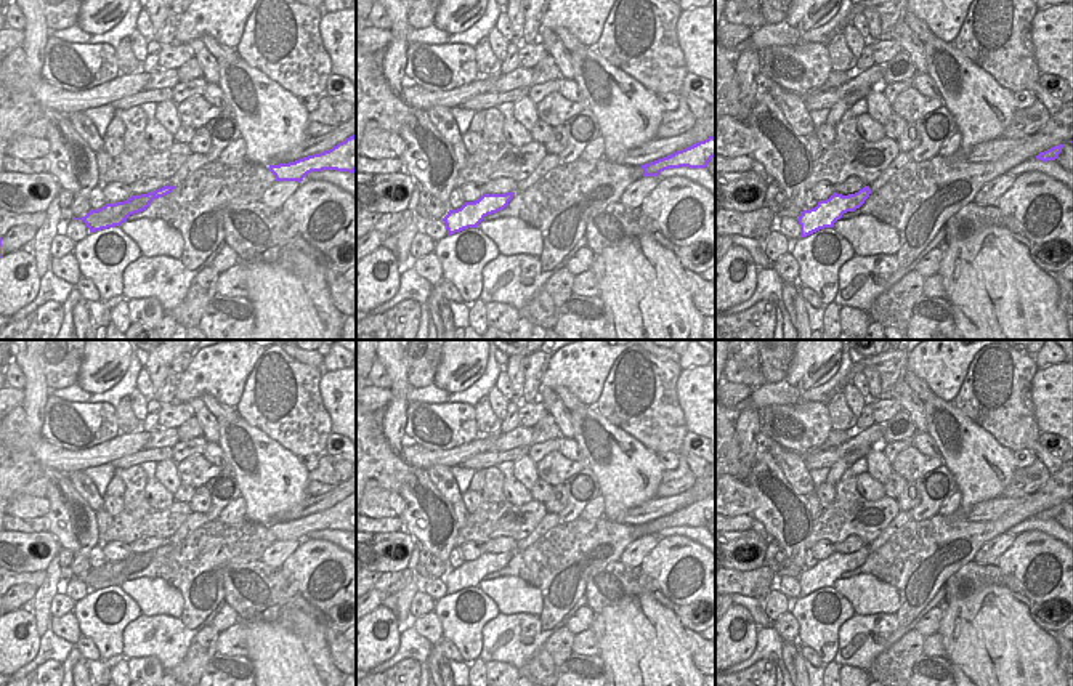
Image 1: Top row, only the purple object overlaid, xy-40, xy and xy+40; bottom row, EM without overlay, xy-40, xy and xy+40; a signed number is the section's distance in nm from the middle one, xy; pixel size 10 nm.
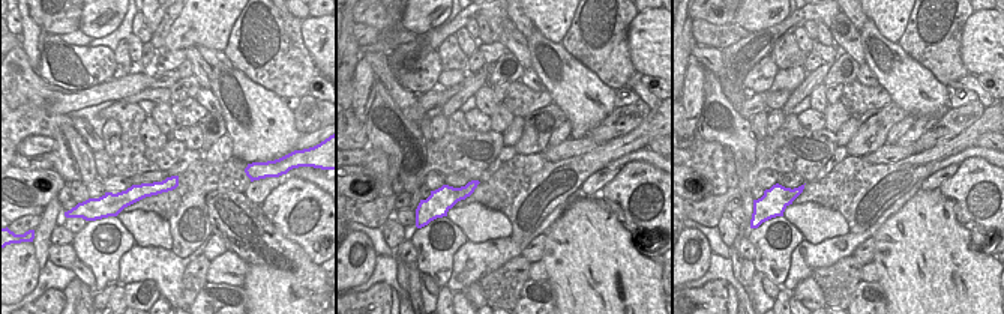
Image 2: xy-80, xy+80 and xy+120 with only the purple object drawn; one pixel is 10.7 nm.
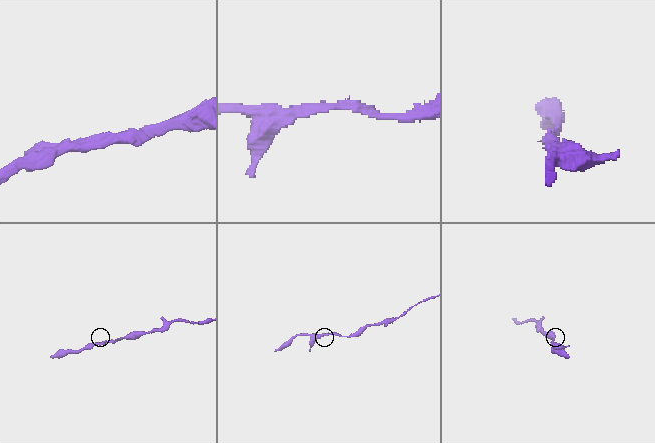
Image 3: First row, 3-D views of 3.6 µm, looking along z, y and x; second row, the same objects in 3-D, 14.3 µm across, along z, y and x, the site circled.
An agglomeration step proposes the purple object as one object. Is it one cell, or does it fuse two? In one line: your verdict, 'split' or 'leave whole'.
split

